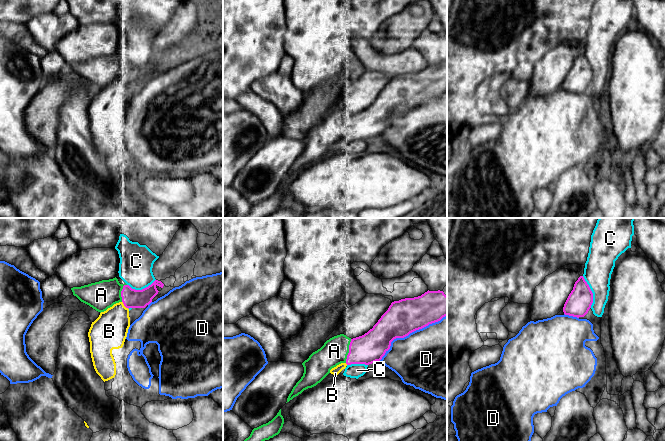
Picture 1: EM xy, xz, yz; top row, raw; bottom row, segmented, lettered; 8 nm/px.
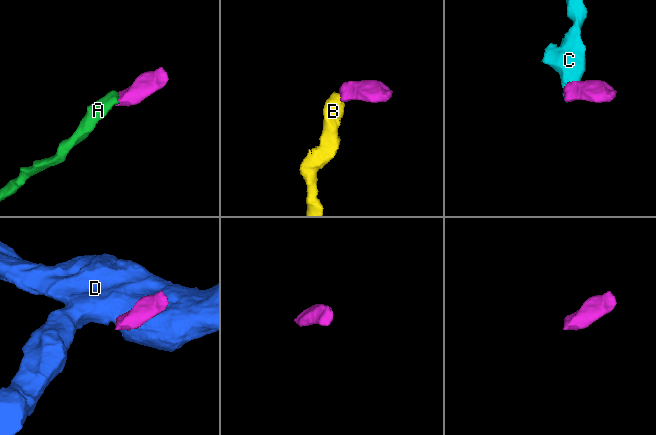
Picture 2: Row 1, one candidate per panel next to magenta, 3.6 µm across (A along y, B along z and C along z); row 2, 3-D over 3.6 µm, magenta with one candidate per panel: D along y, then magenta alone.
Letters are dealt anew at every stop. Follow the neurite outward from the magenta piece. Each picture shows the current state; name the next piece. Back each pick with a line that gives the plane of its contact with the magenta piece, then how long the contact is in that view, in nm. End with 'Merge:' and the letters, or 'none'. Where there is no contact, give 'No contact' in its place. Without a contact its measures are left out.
A: Touches magenta in xz. Shared border 200 nm
Merge: A

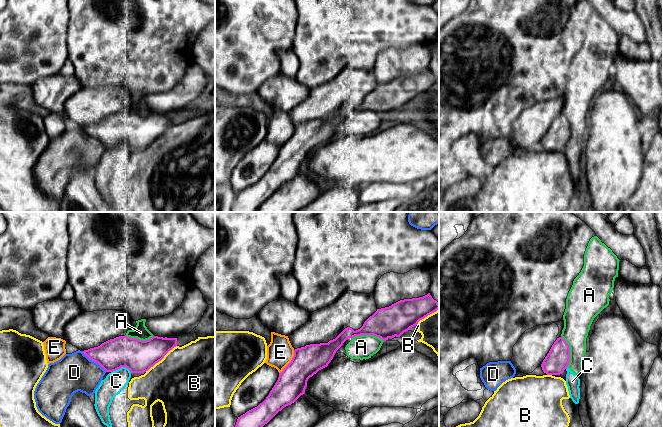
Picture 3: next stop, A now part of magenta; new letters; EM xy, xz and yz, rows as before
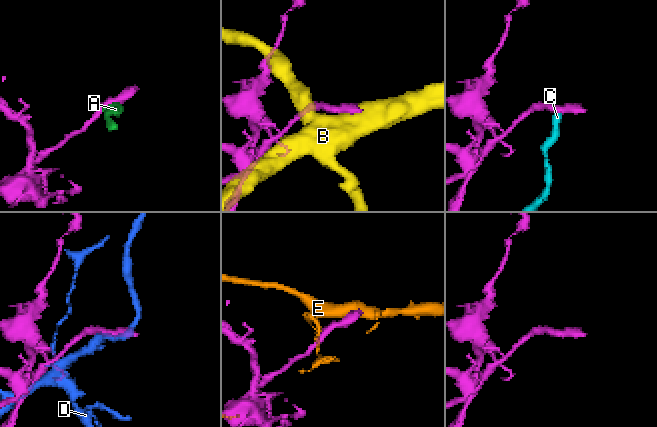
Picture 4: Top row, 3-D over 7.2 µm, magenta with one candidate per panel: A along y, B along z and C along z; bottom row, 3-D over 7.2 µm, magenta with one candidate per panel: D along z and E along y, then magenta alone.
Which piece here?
Merge: none

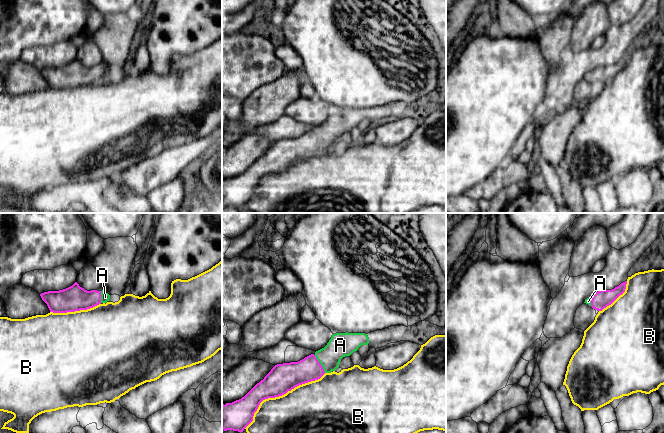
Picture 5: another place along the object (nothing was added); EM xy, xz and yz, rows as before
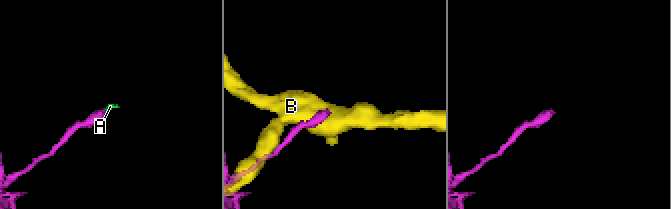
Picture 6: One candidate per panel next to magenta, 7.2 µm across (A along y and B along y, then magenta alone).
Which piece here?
A: Touches magenta in xz. Shared border 170 nm
Merge: A

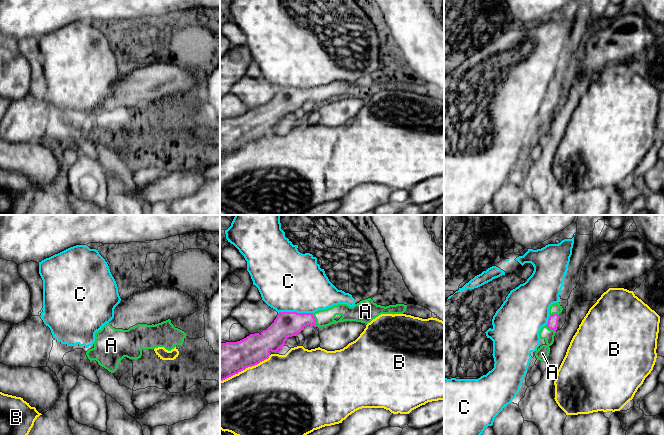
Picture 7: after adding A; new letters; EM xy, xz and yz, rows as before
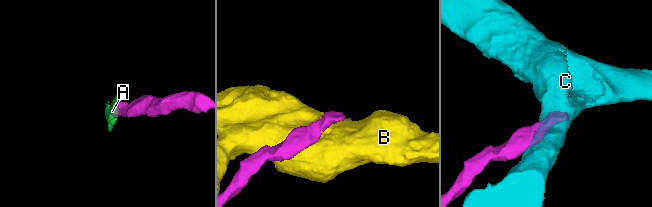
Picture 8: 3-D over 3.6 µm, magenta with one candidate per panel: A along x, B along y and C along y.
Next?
A: Touches magenta in xz. Shared border 120 nm
Merge: A

